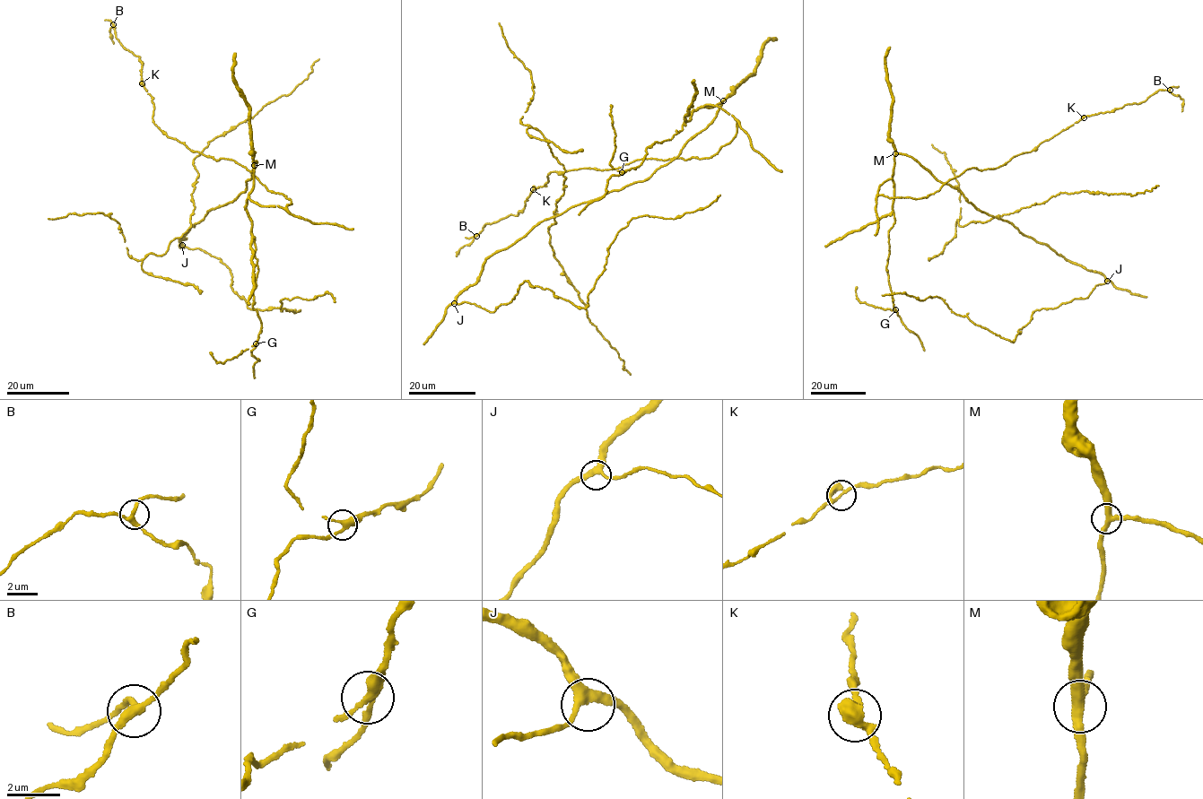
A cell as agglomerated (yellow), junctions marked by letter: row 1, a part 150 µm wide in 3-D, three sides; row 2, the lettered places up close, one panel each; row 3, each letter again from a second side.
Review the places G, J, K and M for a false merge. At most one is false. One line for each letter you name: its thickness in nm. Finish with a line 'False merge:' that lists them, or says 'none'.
False merge: none

